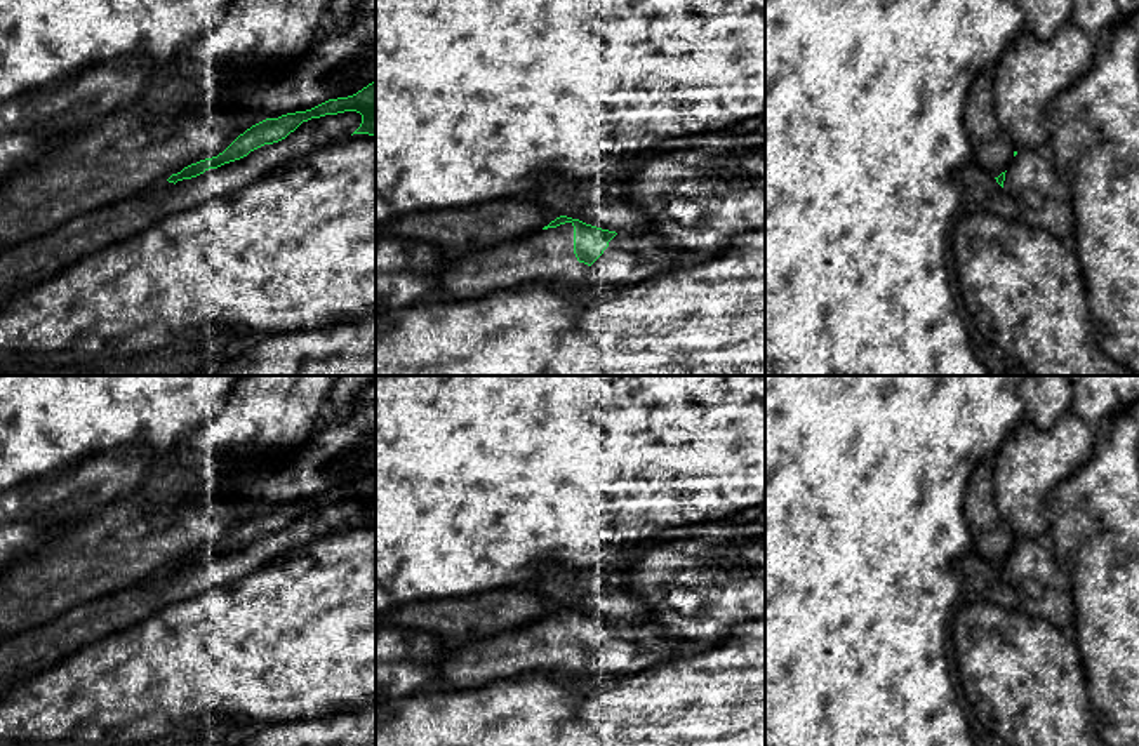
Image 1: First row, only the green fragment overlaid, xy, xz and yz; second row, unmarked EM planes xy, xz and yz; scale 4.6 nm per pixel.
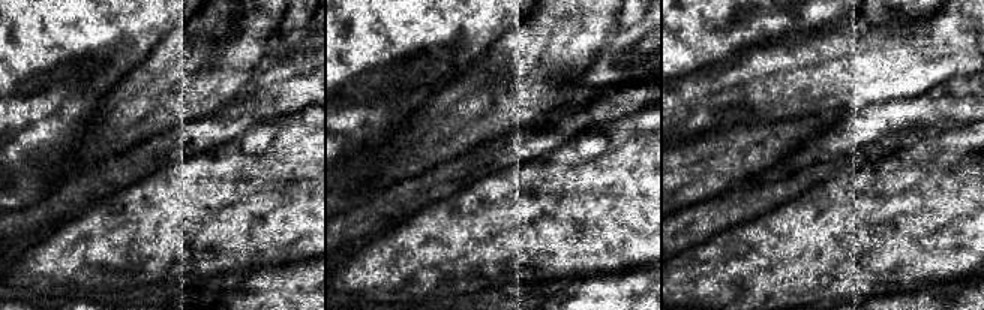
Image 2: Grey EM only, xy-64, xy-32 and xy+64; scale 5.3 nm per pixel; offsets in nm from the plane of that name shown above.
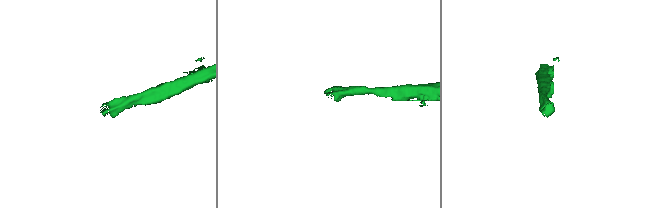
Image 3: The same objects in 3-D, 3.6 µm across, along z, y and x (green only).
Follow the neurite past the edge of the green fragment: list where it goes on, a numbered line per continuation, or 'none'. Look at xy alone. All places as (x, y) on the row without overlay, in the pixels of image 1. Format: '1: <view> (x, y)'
none

